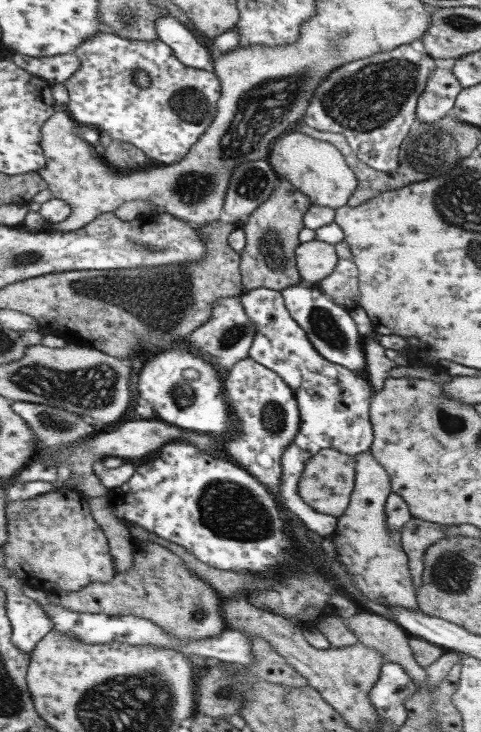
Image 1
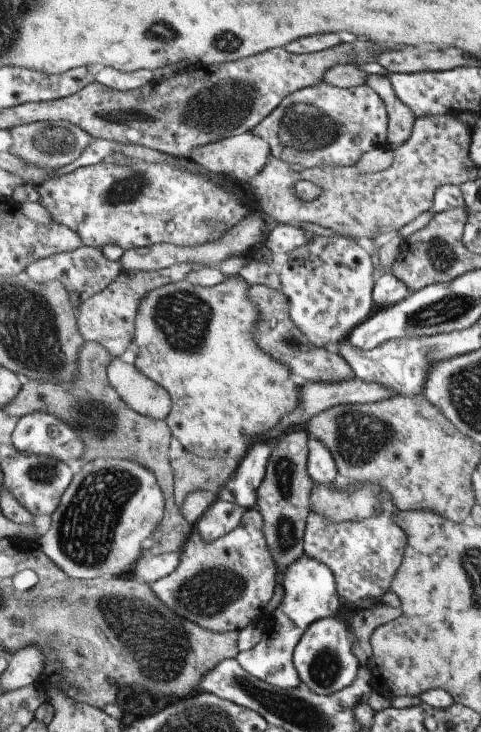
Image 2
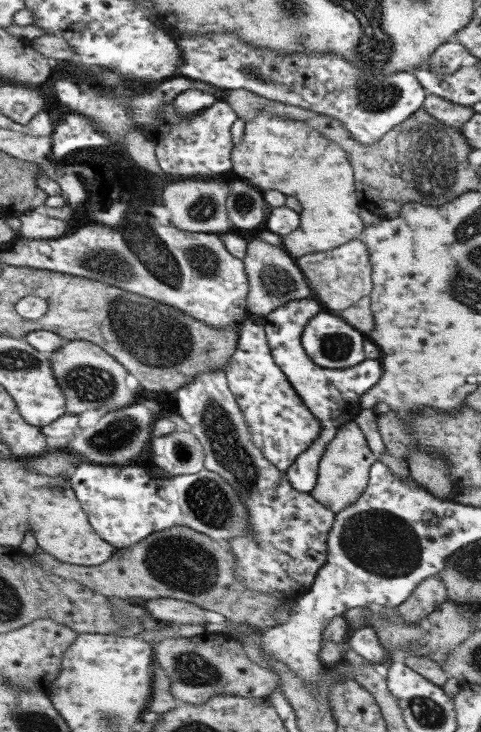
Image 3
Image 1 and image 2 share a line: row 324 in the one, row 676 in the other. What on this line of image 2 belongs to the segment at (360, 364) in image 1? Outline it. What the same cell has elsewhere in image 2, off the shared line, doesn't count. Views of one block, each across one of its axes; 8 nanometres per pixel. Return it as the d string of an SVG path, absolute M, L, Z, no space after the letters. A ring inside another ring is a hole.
M337 616L320 618L305 631L294 652L294 665L301 680L314 693L332 695L352 685L360 672L360 658L353 652L350 624Z

